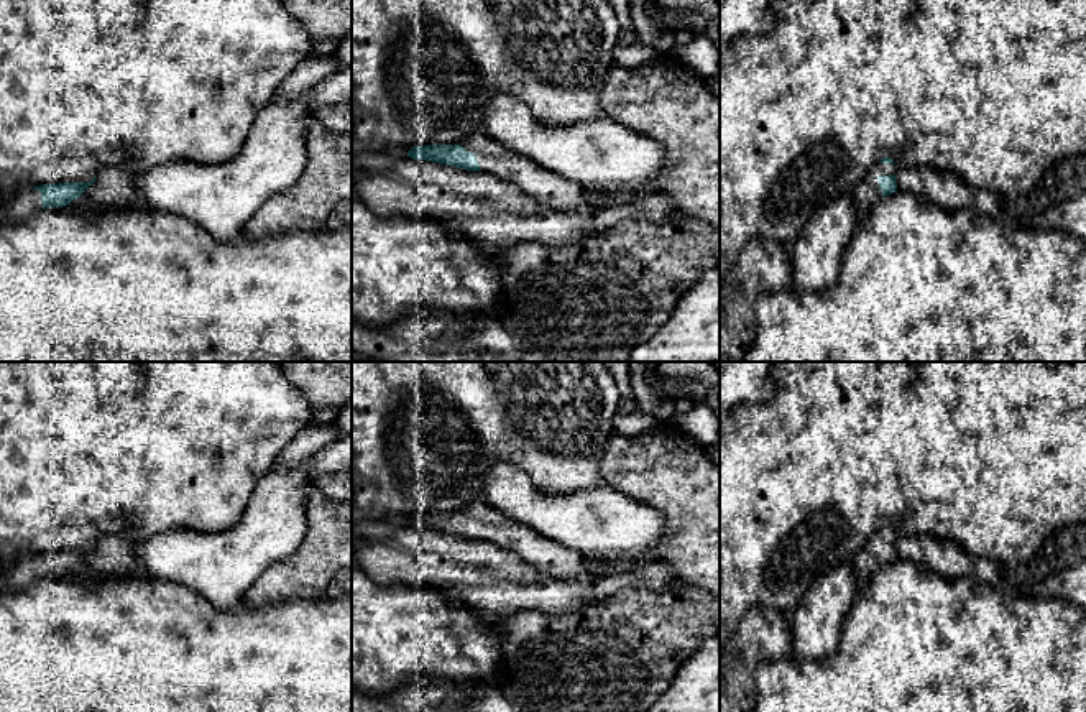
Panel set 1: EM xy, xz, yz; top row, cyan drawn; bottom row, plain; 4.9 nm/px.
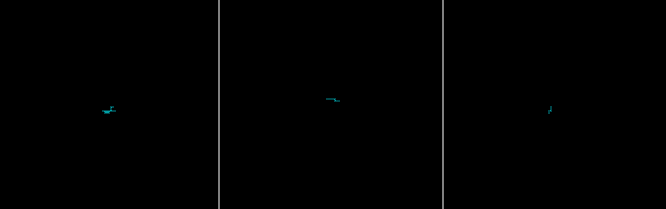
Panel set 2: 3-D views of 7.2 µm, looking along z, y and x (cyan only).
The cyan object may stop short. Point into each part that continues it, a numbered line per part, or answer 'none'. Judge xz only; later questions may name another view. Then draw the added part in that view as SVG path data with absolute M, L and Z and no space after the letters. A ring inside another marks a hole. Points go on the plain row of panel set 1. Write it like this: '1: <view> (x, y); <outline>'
1: xz (493, 527); M473 500L460 511L468 521L476 525L480 538L554 577L591 576L598 579L605 572L605 562L588 559L557 541L542 536L531 526L522 525L490 506L486 502Z

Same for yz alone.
1: yz (865, 564); M877 531L866 544L866 548L854 557L853 561L853 571L854 571L854 579L856 579L856 592L863 592L872 574L876 572L877 567L882 566L882 559L879 557L879 549L877 544L890 544L895 543L897 534L889 531L882 533Z

